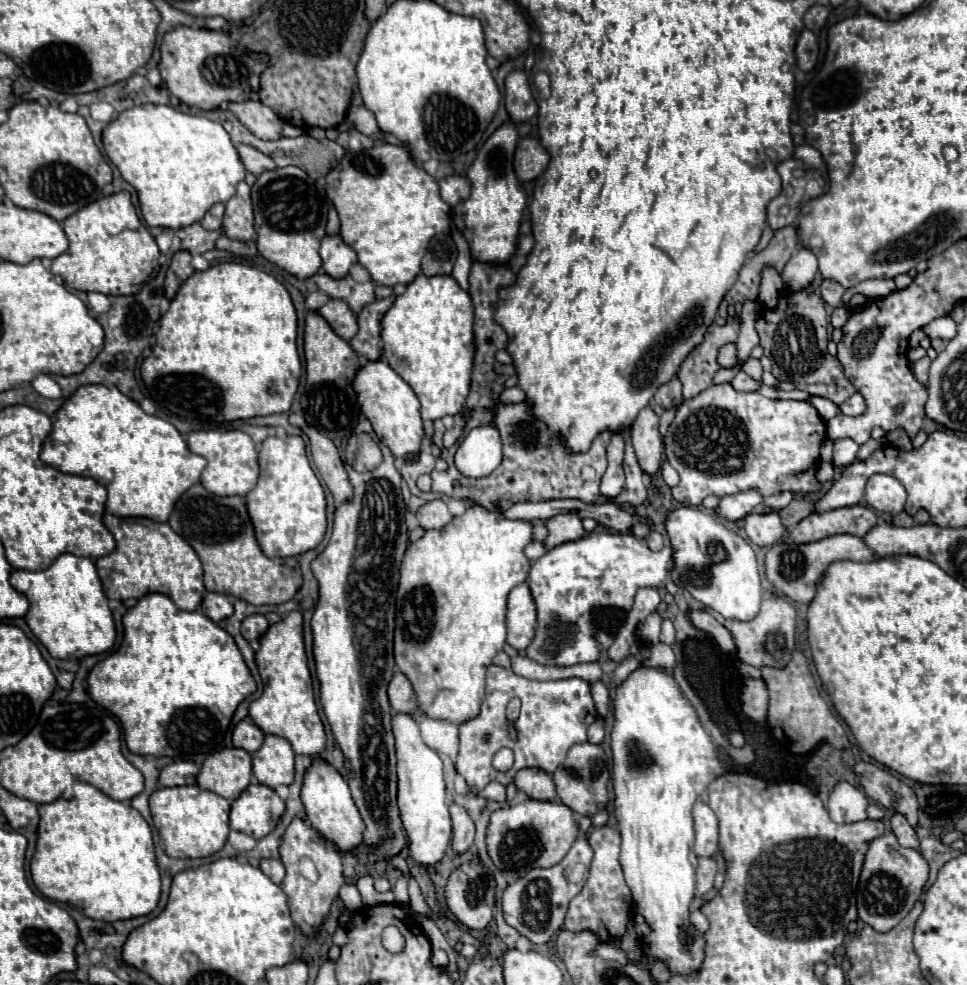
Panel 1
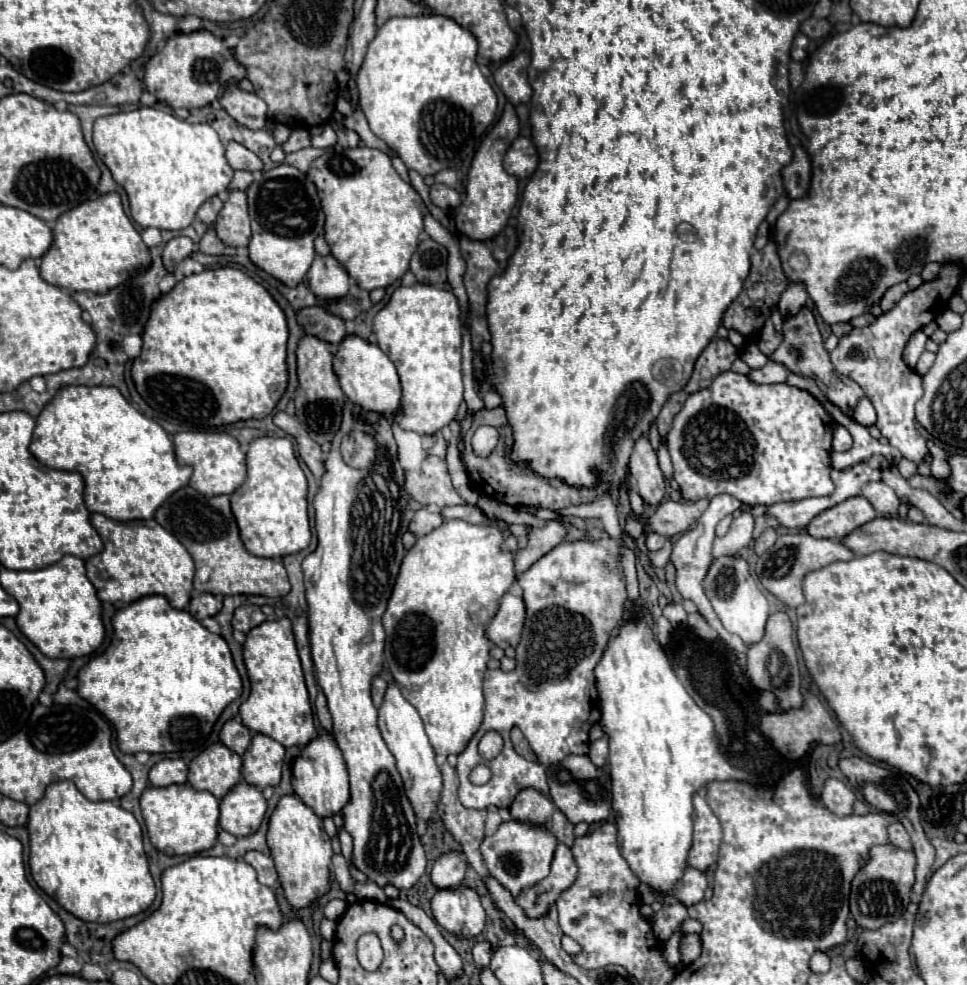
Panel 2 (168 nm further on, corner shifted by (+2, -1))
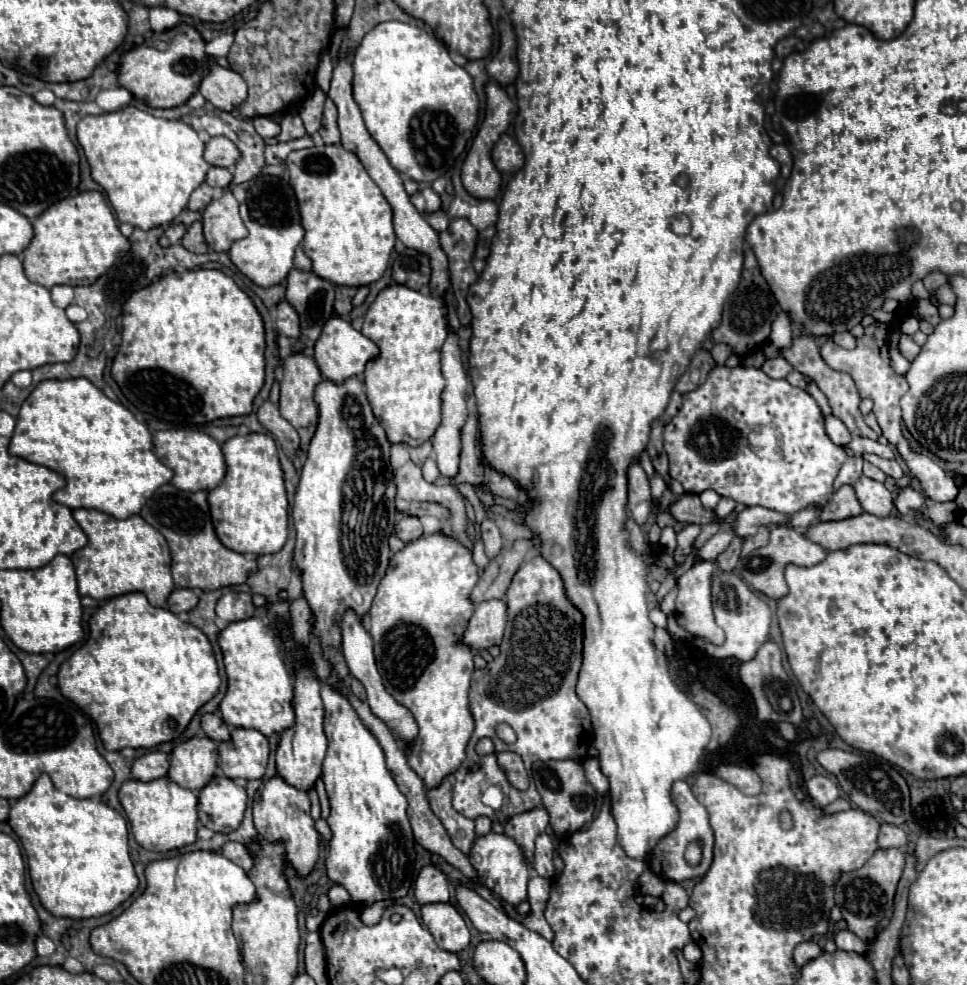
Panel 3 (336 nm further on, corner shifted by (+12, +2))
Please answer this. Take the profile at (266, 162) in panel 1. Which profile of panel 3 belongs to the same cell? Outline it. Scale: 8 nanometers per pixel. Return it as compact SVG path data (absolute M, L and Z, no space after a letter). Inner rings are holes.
M212 136L206 142L206 150L204 150L204 160L212 166L222 166L222 168L230 168L236 164L236 160L240 158L238 148L226 138L226 136Z

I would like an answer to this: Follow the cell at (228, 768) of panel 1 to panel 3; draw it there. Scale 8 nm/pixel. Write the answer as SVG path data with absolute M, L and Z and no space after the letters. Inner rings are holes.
M198 734L174 746L170 754L168 778L182 788L200 792L218 768L216 742Z

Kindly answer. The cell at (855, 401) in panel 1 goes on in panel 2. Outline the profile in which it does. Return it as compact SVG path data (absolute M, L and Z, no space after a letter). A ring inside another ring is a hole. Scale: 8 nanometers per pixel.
M862 397L862 399L858 401L858 407L854 407L852 419L858 421L860 425L864 425L864 427L874 425L874 421L876 421L876 411L874 411L872 403L870 403L866 397Z

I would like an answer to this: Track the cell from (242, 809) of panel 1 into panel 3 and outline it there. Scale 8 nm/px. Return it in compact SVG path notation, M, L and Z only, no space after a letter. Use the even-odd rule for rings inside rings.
M216 774L198 796L198 820L214 832L232 832L246 810L246 790L224 774Z

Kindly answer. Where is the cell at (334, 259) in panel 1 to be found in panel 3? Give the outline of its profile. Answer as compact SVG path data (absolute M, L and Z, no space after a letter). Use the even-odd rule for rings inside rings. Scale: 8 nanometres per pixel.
M292 270L288 274L288 286L286 286L286 302L292 304L300 316L300 336L296 340L296 344L292 346L292 352L306 352L308 348L312 348L312 344L318 340L322 326L326 324L326 320L334 314L334 284L326 282L322 278L318 278L314 272L300 272L300 270Z

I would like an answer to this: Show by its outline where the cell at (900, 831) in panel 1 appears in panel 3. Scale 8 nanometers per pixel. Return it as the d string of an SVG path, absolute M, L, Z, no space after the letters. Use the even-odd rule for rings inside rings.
M882 824L880 834L878 834L878 846L880 848L904 848L904 844L908 842L906 832L900 826L894 824Z

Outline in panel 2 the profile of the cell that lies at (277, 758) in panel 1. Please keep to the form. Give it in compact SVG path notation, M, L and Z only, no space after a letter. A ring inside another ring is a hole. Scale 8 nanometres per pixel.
M254 735L248 751L244 753L242 775L246 783L256 785L260 789L272 785L276 787L282 779L282 761L284 747L270 739L268 735Z

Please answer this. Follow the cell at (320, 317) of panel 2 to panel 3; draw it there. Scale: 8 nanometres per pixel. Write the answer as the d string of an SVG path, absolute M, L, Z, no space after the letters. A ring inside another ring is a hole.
M280 302L280 304L278 304L276 332L278 332L280 336L288 336L288 338L298 338L298 334L300 334L298 312L296 312L288 302Z

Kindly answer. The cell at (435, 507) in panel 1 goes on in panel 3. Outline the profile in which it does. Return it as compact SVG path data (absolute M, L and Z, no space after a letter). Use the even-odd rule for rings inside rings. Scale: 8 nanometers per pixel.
M404 516L398 520L394 534L402 540L402 542L412 542L418 540L422 536L422 524L416 516Z

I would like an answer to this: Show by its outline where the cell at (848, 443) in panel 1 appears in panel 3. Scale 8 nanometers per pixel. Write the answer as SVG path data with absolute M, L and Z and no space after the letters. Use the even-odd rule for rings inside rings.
M826 416L826 434L830 436L832 442L836 442L840 446L846 446L848 440L852 440L852 434L846 428L846 424L836 416Z

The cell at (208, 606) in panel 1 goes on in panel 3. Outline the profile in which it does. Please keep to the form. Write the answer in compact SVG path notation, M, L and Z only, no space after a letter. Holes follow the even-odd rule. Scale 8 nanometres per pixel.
M174 588L170 598L168 598L168 610L174 614L188 612L196 604L198 604L198 596L194 590L188 590L188 588Z

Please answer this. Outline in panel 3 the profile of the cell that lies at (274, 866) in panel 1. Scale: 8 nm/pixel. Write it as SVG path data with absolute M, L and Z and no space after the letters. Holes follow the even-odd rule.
M228 842L228 844L224 844L222 854L224 854L228 860L232 860L234 864L242 866L246 872L254 866L254 860L252 860L248 848L246 848L244 844L240 844L240 842Z

